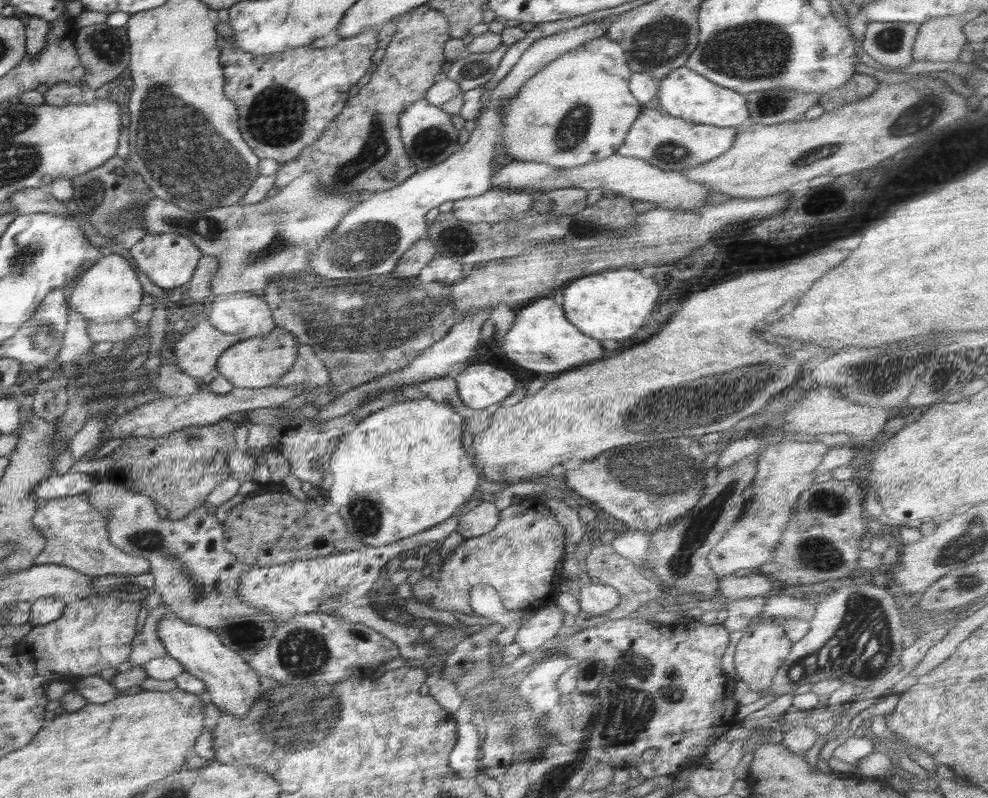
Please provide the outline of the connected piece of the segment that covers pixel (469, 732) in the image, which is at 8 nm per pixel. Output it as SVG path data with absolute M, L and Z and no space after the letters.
M471 722L466 724L457 724L458 739L447 762L450 768L456 774L460 774L467 779L476 777L480 772L477 762L479 759L479 751L481 750L480 738L478 738L478 730Z

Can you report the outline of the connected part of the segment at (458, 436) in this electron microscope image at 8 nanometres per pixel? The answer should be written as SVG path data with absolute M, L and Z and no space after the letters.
M420 398L420 400L402 400L398 404L392 404L370 412L366 418L358 420L358 423L348 429L344 436L340 436L334 452L330 454L327 462L326 472L333 476L332 486L328 490L330 502L339 505L339 515L344 519L344 524L348 532L355 538L356 545L364 544L364 546L384 546L385 544L392 544L393 542L417 535L418 533L427 531L436 524L448 520L459 512L462 503L467 503L470 499L478 494L478 486L483 478L479 476L478 470L474 469L472 464L472 456L467 450L462 447L462 432L465 429L465 417L457 413L448 402L438 402L431 398Z

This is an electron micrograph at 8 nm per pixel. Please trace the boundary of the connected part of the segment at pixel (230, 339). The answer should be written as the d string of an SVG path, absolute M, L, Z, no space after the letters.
M204 320L190 332L178 336L172 346L174 365L182 374L201 381L203 376L216 369L221 354L239 340L238 336L224 334L209 320Z

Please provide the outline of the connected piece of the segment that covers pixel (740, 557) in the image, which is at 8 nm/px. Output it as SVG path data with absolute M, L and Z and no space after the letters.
M786 440L766 444L766 450L757 462L758 470L753 478L751 499L741 509L738 521L726 531L718 546L709 552L707 564L717 578L733 575L740 569L756 572L756 569L772 560L772 552L786 524L790 522L796 500L801 492L814 484L817 477L814 470L818 468L825 453L826 448L817 442Z

